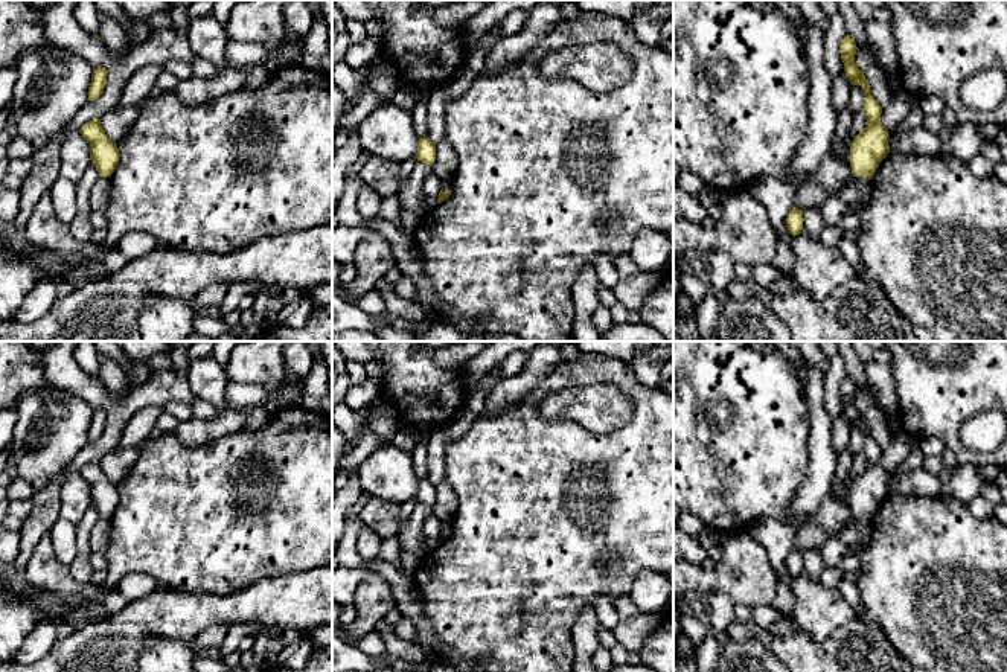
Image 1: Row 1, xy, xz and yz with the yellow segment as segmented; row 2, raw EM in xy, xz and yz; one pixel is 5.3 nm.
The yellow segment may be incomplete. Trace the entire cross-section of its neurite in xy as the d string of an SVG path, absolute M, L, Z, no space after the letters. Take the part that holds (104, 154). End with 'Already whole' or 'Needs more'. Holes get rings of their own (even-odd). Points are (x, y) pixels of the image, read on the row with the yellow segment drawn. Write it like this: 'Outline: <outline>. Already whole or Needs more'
Outline: M101 119L87 122L79 131L90 143L90 160L99 172L99 180L90 190L90 209L105 212L111 190L111 174L120 154L117 145L107 137L101 126Z. Needs more

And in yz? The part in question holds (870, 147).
Outline: M847 34L839 44L839 53L850 84L861 85L864 90L862 113L867 117L867 126L850 145L849 158L853 178L820 207L826 226L836 226L847 213L855 213L868 200L870 180L890 152L888 130L881 123L882 107L871 94L871 85L865 81L864 72L855 62L856 49L855 40Z. Needs more

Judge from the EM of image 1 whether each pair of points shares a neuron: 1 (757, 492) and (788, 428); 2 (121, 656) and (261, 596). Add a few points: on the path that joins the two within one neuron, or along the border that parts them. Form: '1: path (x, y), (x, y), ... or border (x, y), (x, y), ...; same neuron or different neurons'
1: path (757, 477), (757, 459), (773, 444); same neuron
2: path (153, 619), (157, 614), (224, 610); same neuron

